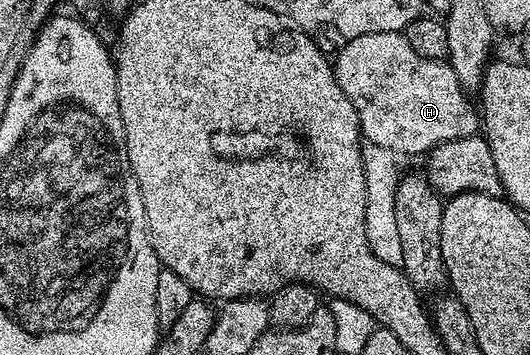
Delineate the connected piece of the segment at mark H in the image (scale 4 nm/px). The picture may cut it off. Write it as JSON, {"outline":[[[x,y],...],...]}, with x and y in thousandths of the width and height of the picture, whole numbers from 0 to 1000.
{"outline":[[[749,87],[742,93],[689,93],[689,104],[666,104],[653,113],[645,130],[647,135],[634,155],[628,155],[632,223],[643,239],[651,273],[658,273],[658,285],[666,285],[666,307],[674,307],[677,366],[691,400],[725,411],[726,420],[742,425],[747,439],[758,442],[758,437],[791,437],[796,425],[809,431],[840,397],[875,392],[877,386],[898,377],[906,366],[906,327],[900,321],[898,304],[896,313],[889,304],[889,290],[881,282],[887,276],[862,228],[862,206],[855,206],[849,175],[834,166],[804,166],[802,161],[794,161],[794,149],[779,149],[779,127],[772,127],[768,107]]]}

